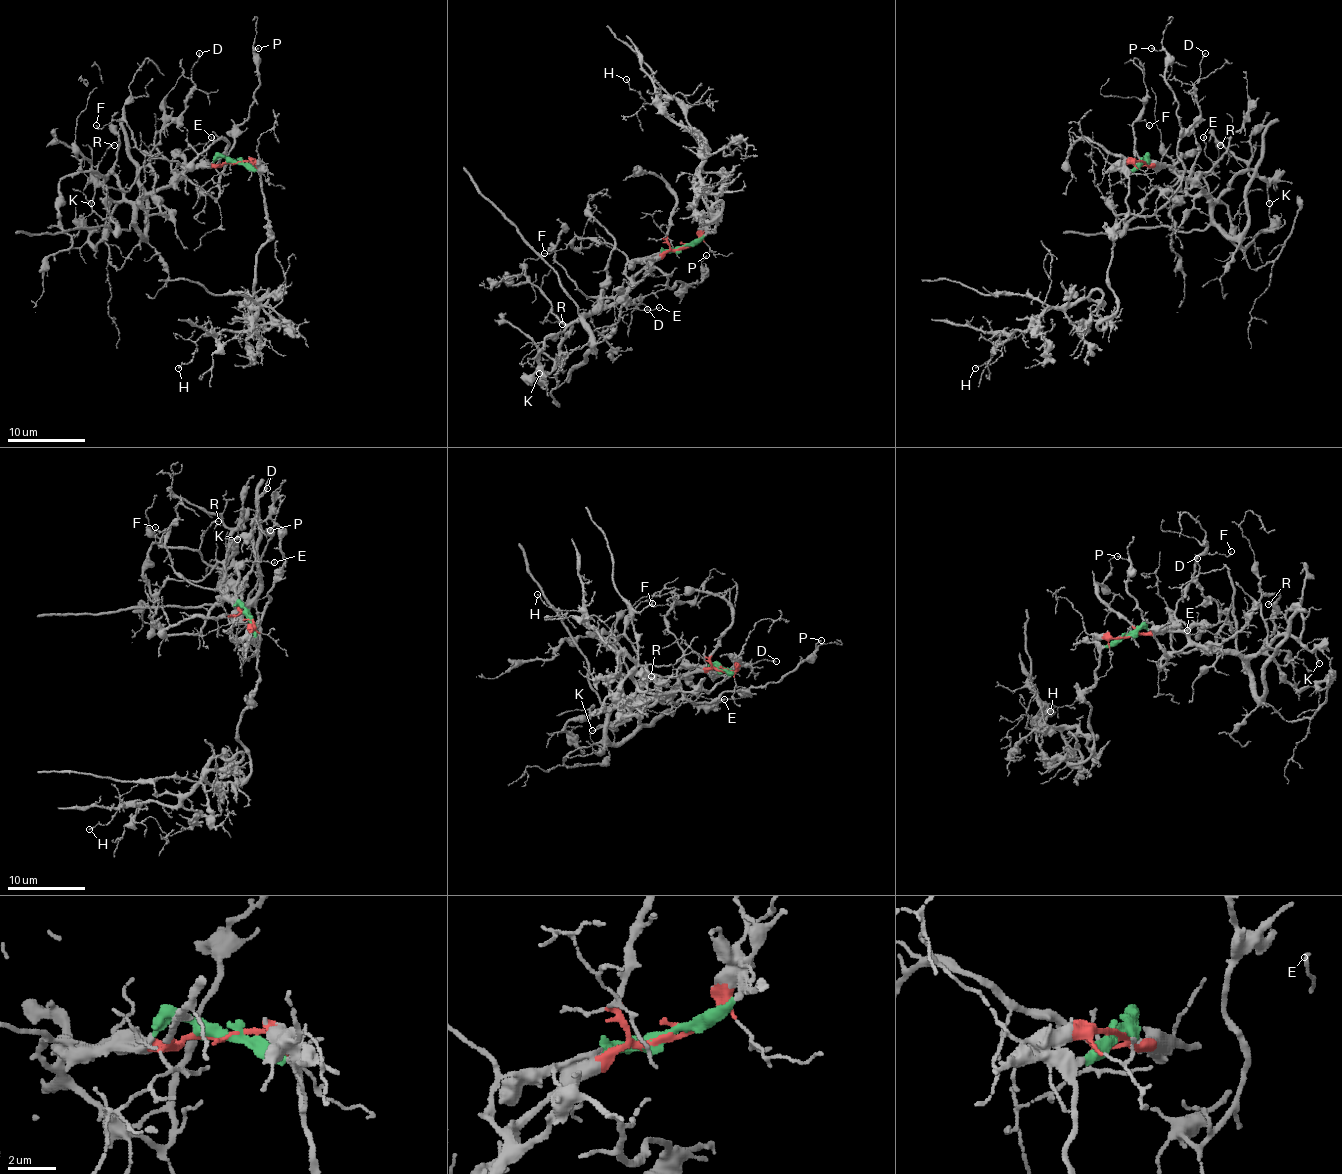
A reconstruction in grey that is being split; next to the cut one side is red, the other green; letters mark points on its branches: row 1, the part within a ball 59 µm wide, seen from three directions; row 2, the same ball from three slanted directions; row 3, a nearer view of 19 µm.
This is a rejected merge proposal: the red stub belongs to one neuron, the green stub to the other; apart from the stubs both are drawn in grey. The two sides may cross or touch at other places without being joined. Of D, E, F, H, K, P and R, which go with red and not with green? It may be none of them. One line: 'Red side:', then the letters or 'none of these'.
Red side: D, E, F, K, P, R

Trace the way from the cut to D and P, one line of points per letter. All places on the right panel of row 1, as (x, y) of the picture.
D: (1143, 162), (1170, 166), (1201, 189), (1192, 195), (1186, 177), (1199, 144), (1194, 121), (1205, 52)
P: (1143, 162), (1176, 173), (1166, 197), (1178, 187), (1184, 170), (1178, 103), (1164, 78), (1166, 52), (1151, 48)

